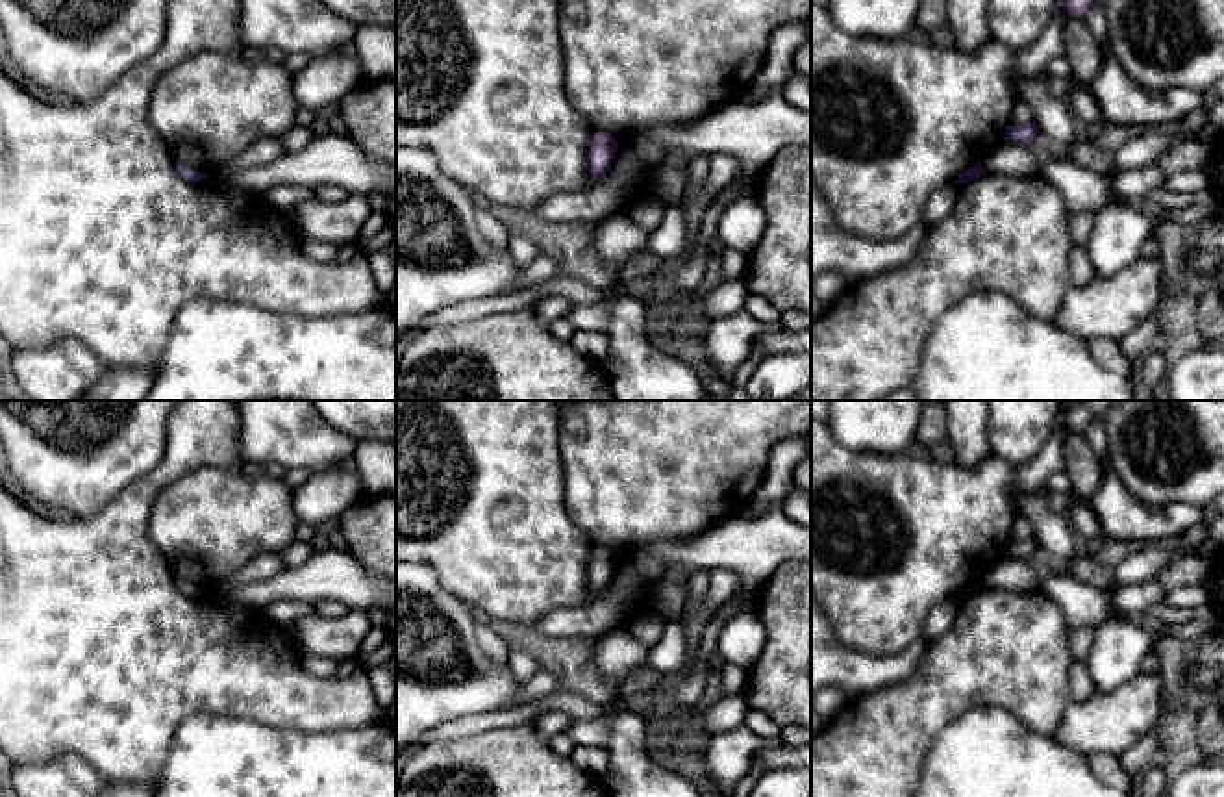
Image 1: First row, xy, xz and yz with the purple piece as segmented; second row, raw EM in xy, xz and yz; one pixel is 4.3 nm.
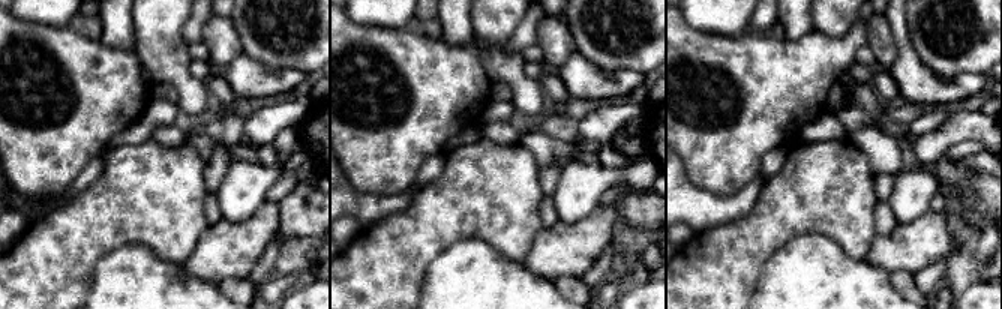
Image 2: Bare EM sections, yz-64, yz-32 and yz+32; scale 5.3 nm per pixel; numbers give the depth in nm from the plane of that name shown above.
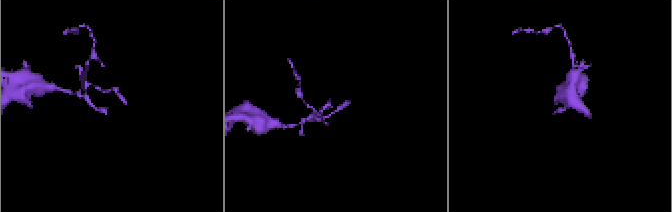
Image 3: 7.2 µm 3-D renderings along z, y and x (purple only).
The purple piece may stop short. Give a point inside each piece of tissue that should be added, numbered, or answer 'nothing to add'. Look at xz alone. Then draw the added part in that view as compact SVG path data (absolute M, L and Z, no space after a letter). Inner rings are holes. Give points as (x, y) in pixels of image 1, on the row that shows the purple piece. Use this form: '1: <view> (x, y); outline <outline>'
nothing to add

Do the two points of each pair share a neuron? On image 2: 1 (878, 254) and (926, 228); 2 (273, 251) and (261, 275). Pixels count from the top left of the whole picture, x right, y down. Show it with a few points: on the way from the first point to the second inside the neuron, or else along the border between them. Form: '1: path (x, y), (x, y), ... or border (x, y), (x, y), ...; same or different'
1: path (890, 252), (903, 249), (914, 240); same
2: path (269, 257), (264, 269); same

